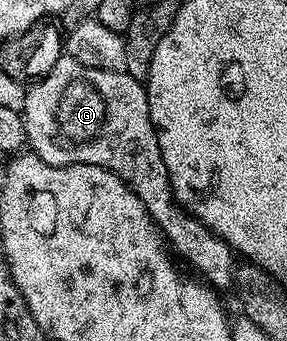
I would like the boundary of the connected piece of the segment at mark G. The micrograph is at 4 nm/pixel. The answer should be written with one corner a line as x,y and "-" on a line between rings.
65,54
59,59
57,66
49,70
49,74
39,77
26,91
27,97
21,115
27,131
27,143
34,155
40,156
46,164
54,168
64,168
70,164
92,164
117,174
143,203
149,218
159,228
159,235
163,237
166,247
176,257
179,255
189,267
196,268
210,287
216,290
232,287
237,267
236,253
220,236
214,236
199,220
188,214
171,194
169,174
165,170
161,146
157,142
157,134
149,114
144,81
134,80
126,70
106,72
90,68
74,60
70,54

